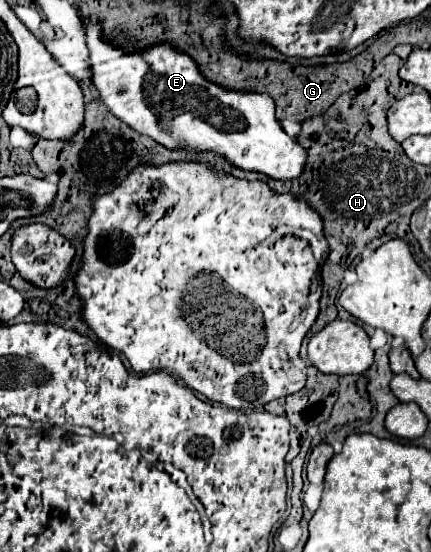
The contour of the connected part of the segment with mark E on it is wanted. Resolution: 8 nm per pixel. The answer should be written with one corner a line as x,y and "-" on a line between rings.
85,23
89,61
93,71
93,87
99,91
101,103
123,123
133,127
137,133
151,137
159,145
171,151
187,151
187,153
207,153
213,151
221,155
229,165
239,167
243,171
257,171
275,181
293,181
297,179
307,161
307,151
291,139
275,117
275,103
265,93
243,93
243,91
225,91
215,83
203,79
197,65
189,59
189,55
181,55
181,51
173,49
167,43
153,45
141,53
123,53
111,43
105,43
101,37
101,27
97,23

